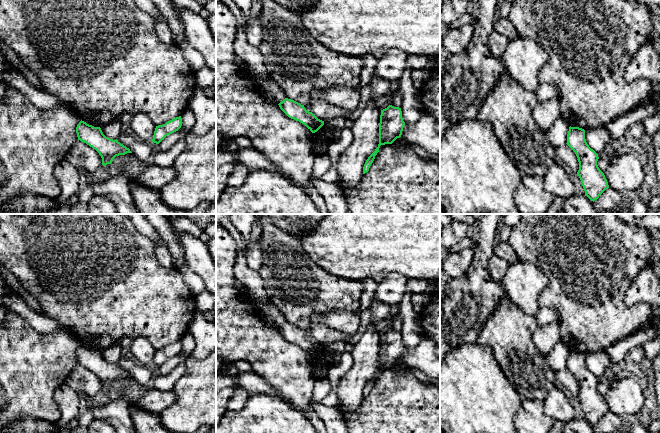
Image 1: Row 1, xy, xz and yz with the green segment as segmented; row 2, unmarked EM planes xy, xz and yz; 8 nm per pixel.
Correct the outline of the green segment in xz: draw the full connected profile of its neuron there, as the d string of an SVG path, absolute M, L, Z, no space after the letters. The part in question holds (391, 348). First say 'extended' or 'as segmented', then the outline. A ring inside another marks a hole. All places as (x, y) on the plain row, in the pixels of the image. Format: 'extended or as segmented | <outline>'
as segmented | M389 329L387 332L381 334L379 368L375 375L366 384L363 391L363 398L369 395L381 369L392 368L397 362L401 361L404 349L405 346L402 342L401 332Z

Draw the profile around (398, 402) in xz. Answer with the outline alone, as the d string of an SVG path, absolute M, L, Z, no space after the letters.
M397 362L392 368L381 369L369 395L363 398L361 405L352 411L340 411L348 428L348 433L440 433L440 388L419 381L407 366Z

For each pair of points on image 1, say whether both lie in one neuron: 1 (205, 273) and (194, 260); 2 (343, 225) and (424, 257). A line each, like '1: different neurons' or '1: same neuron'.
1: same neuron
2: same neuron

